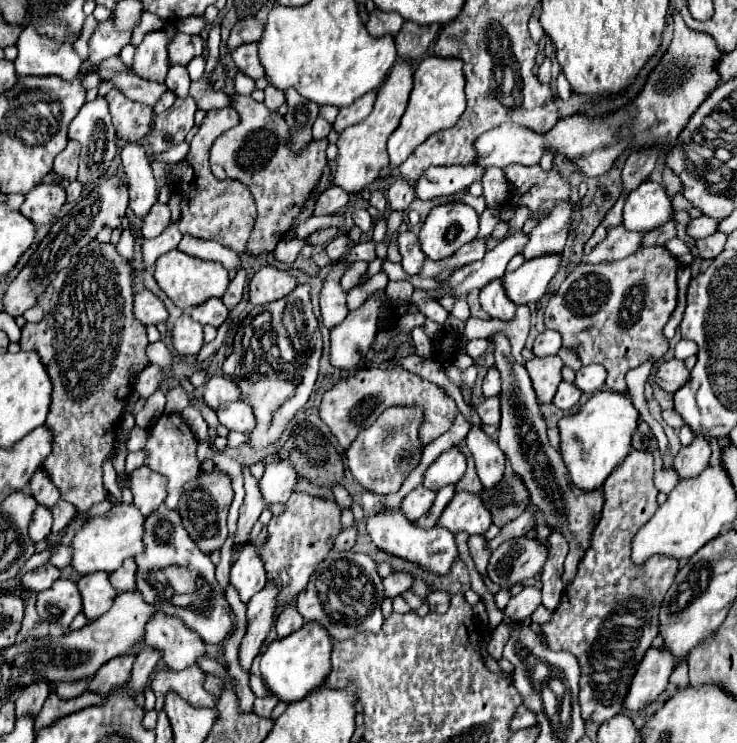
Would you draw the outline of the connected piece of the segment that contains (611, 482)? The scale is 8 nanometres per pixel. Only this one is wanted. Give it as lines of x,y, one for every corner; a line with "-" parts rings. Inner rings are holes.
632,450
626,460
606,478
604,482
604,510
602,518
592,532
590,548
578,564
578,574
574,582
566,588
560,606
554,612
554,618
542,626
542,632
552,650
566,650
578,658
582,676
580,676
580,712
584,722
604,724
622,712
628,688
632,684
632,676
646,650
652,646
660,626
656,624
656,616
660,610
660,600
664,600
664,592
672,586
672,580
678,572
678,560
672,556
650,556
642,566
632,564
632,538
636,532
654,516
658,510
658,490
654,488
654,458
652,452

